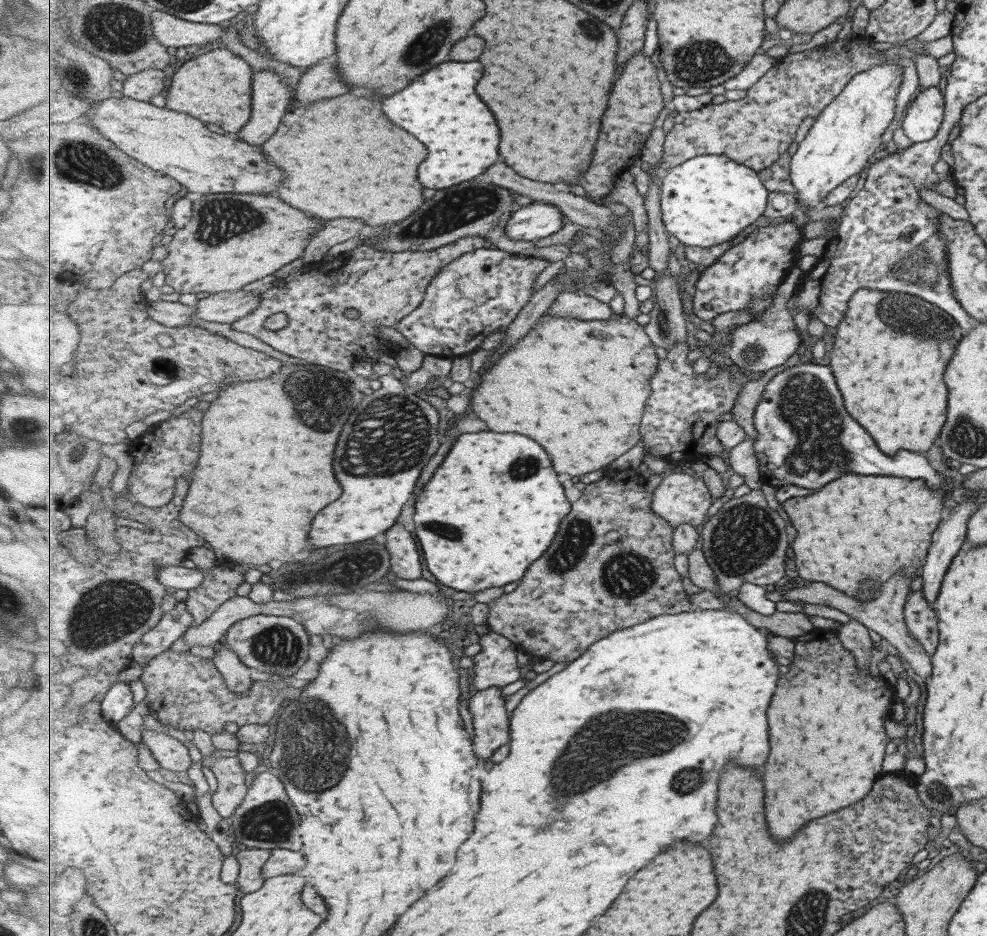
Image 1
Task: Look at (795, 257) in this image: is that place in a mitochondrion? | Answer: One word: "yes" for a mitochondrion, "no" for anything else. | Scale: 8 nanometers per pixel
no

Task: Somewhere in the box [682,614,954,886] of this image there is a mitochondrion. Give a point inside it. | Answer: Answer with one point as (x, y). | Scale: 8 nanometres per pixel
(937, 792)

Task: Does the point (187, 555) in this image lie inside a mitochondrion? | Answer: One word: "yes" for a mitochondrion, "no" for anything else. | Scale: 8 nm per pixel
no

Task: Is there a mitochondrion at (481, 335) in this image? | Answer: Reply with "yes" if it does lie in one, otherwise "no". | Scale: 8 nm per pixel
no

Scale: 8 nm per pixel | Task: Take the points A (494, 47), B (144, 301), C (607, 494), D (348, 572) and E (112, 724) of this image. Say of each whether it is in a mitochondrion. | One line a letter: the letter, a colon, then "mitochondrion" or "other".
A: other
B: other
C: other
D: mitochondrion
E: other

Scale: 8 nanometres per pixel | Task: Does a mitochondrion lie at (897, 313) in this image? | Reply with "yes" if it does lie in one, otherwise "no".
yes

